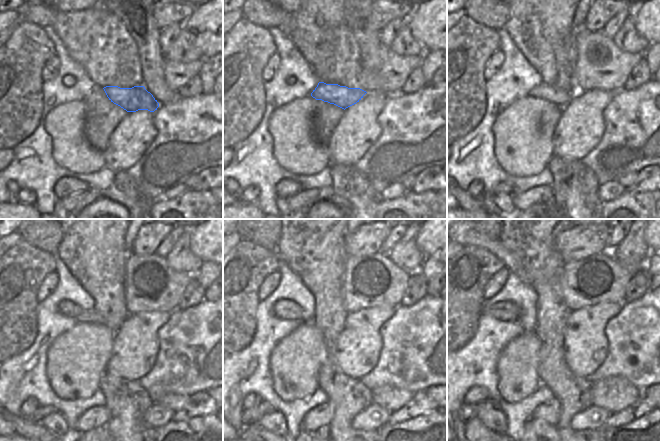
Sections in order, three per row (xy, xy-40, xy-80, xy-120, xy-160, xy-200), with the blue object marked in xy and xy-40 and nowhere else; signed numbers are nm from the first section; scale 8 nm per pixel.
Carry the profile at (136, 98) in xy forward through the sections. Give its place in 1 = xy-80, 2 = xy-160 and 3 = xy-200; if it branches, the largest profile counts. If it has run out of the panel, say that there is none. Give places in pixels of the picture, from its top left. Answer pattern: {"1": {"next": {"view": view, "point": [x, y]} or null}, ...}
{"1": {"next": {"view": "xy-80", "point": [560, 97]}}, "2": {"next": {"view": "xy-160", "point": [286, 309]}}, "3": {"next": {"view": "xy-200", "point": [508, 311]}}}

